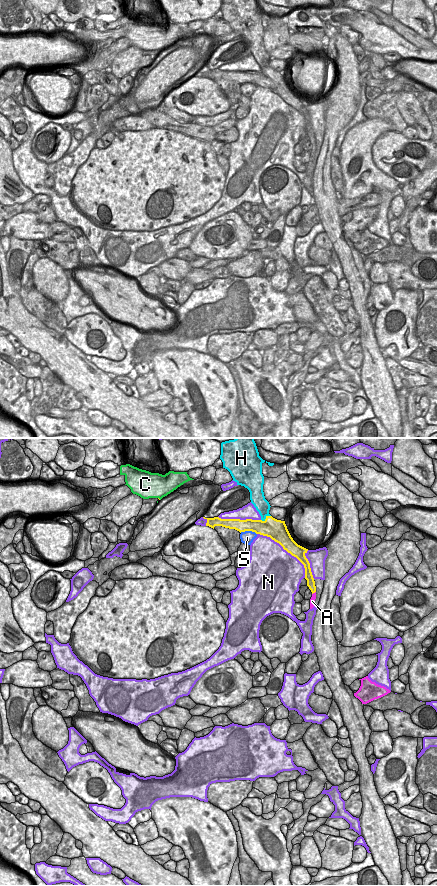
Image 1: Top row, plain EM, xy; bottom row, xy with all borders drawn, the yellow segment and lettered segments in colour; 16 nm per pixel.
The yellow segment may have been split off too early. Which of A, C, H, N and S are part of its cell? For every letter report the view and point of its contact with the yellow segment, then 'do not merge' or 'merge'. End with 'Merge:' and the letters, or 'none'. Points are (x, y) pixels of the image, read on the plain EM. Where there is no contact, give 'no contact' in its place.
A: contact xy (313, 144); do not merge
C: no contact; do not merge
H: contact xy (266, 70); do not merge
N: contact xy (286, 102); do not merge
S: contact xy (248, 82); do not merge
Merge: none

